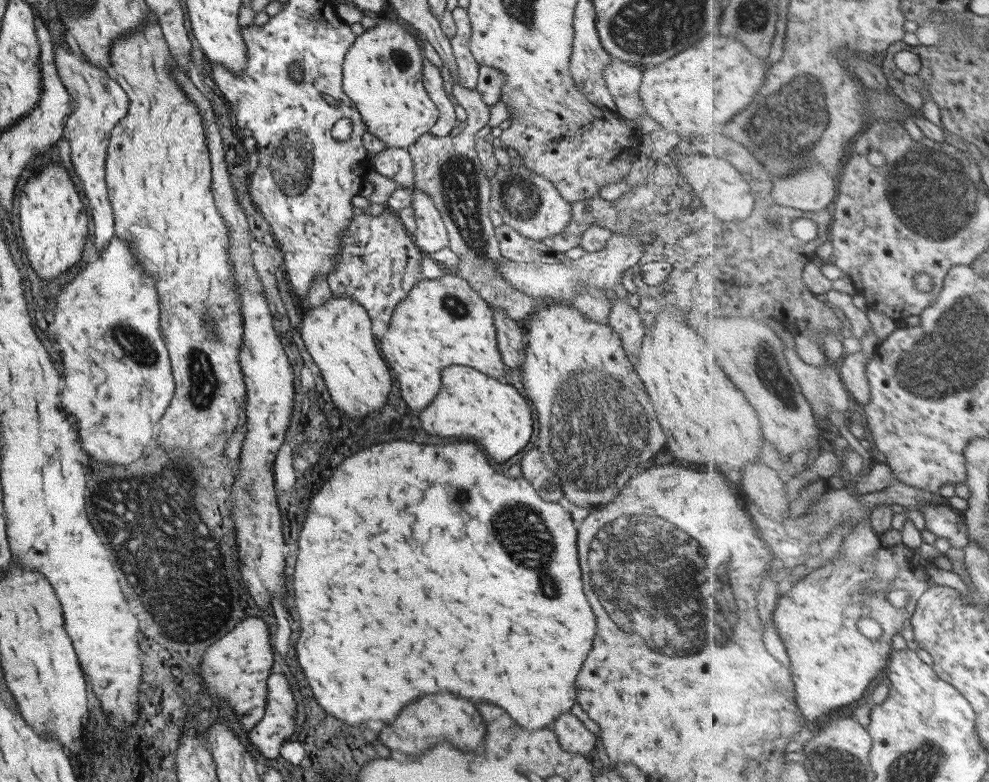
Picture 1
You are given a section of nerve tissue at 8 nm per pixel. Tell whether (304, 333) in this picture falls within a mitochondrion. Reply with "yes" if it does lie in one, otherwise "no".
no

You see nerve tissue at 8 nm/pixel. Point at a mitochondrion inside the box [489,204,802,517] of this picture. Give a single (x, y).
(595, 423)

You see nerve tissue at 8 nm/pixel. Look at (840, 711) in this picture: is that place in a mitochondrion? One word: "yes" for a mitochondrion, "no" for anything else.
no

